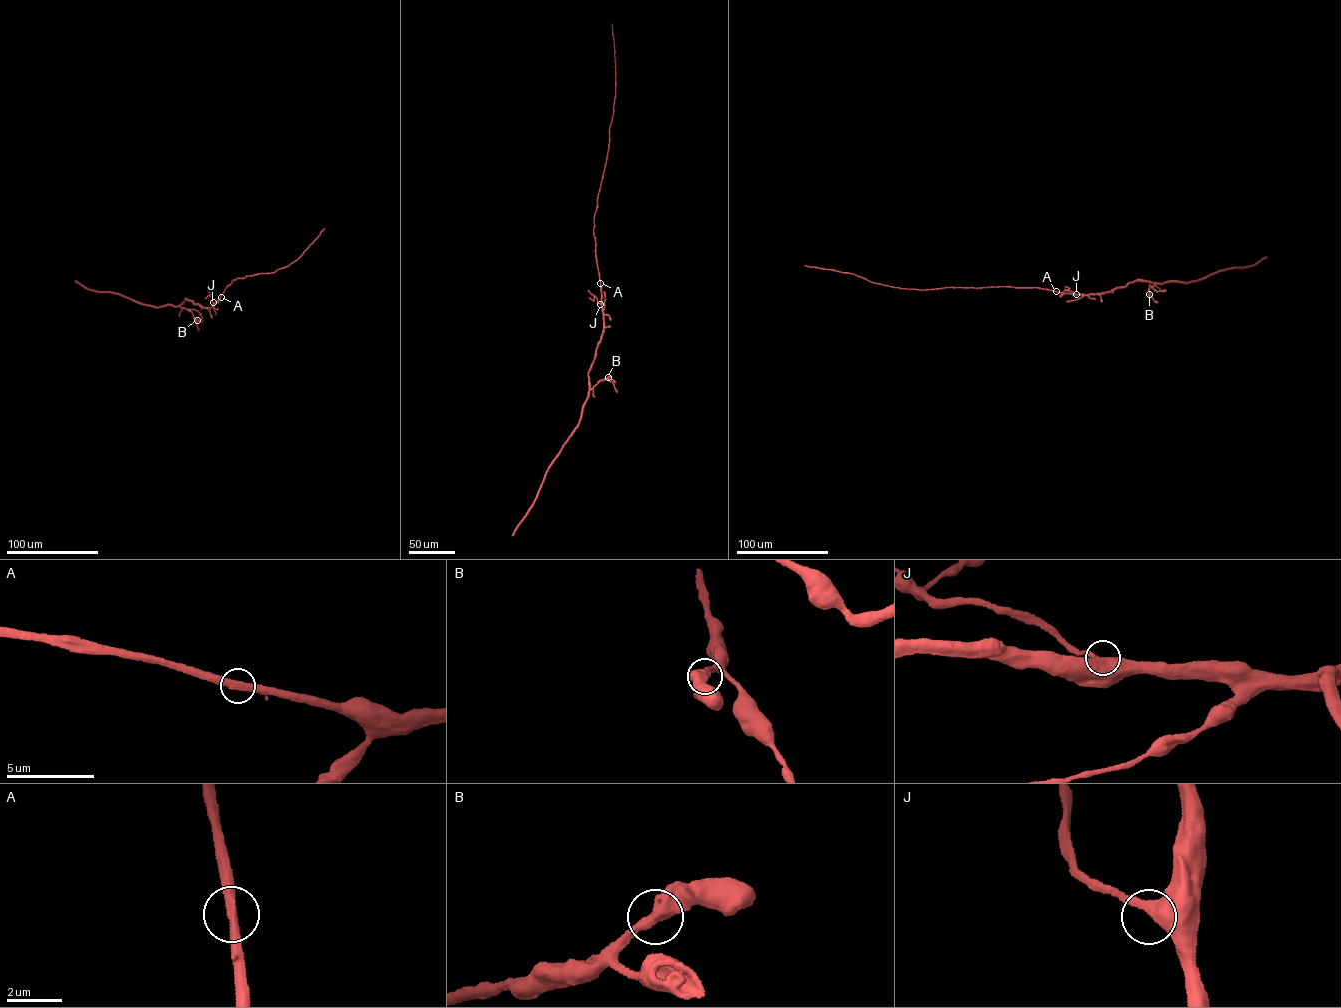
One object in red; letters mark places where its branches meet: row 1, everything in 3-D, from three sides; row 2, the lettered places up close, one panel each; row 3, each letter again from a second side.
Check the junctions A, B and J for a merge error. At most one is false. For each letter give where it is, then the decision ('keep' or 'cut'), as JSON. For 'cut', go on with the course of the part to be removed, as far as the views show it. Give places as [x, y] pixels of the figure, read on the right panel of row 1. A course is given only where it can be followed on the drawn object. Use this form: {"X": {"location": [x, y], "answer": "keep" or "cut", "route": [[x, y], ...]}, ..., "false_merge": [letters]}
{"A": {"location": [1056, 291], "answer": "keep"}, "B": {"location": [1149, 294], "answer": "keep"}, "J": {"location": [1076, 294], "answer": "keep"}, "false_merge": []}

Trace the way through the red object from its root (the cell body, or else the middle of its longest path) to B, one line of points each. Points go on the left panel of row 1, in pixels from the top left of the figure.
B: (219, 299), (208, 309), (184, 300), (180, 306), (191, 312), (197, 320)

